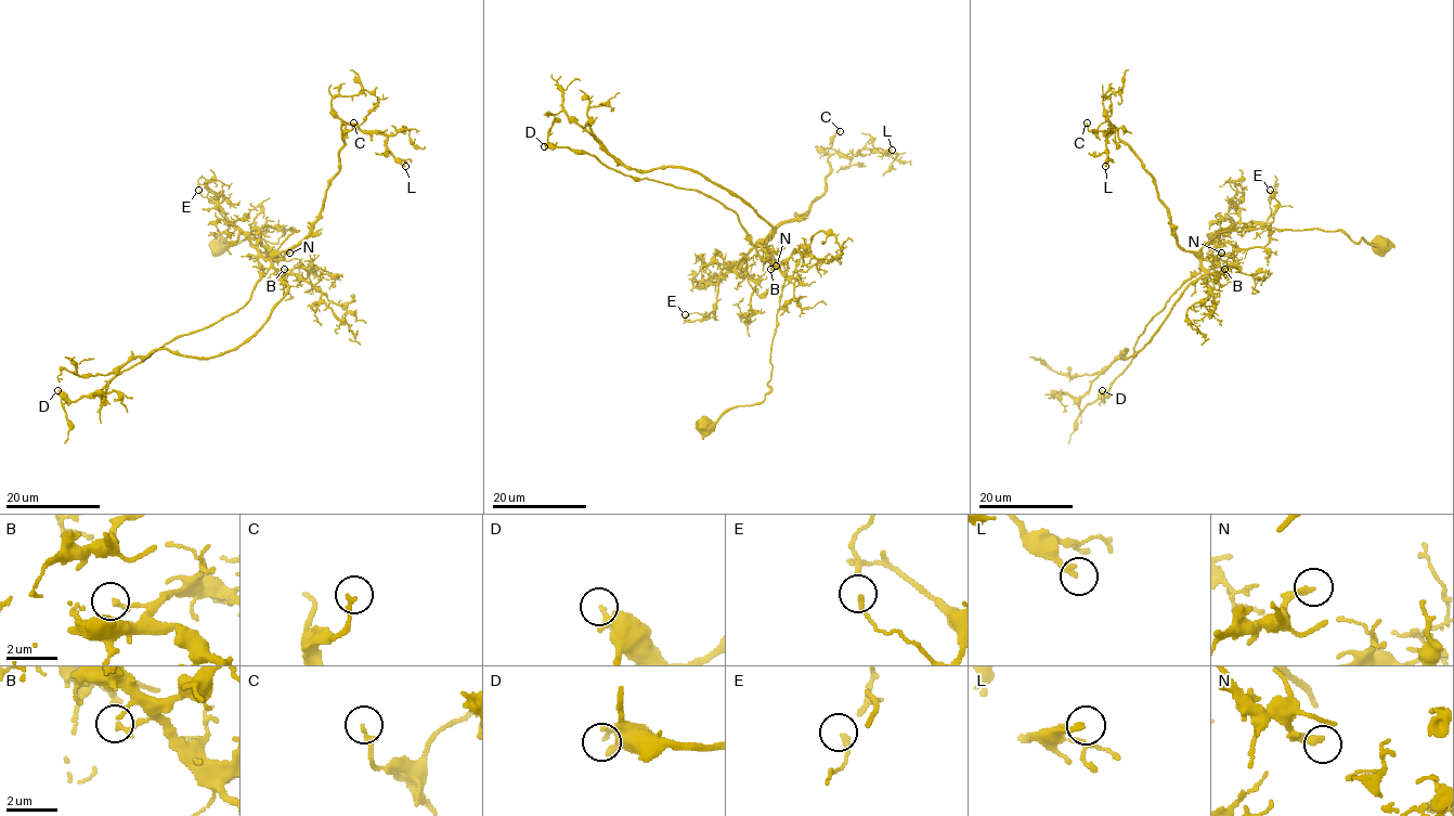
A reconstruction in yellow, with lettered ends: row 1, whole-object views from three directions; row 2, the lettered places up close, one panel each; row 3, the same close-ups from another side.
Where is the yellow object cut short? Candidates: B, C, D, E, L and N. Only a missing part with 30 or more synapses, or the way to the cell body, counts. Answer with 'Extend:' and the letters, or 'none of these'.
Extend: L, N

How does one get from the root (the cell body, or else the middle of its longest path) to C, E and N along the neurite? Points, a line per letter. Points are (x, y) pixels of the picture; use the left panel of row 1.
C: (218, 243), (276, 243), (291, 228), (277, 251), (297, 245), (339, 170), (341, 120), (348, 131), (353, 122)
E: (218, 243), (236, 244), (248, 238), (276, 243), (281, 230), (299, 230), (265, 258), (198, 190)
N: (218, 243), (248, 238), (276, 243), (281, 230), (291, 228), (299, 230), (270, 259), (289, 253)

